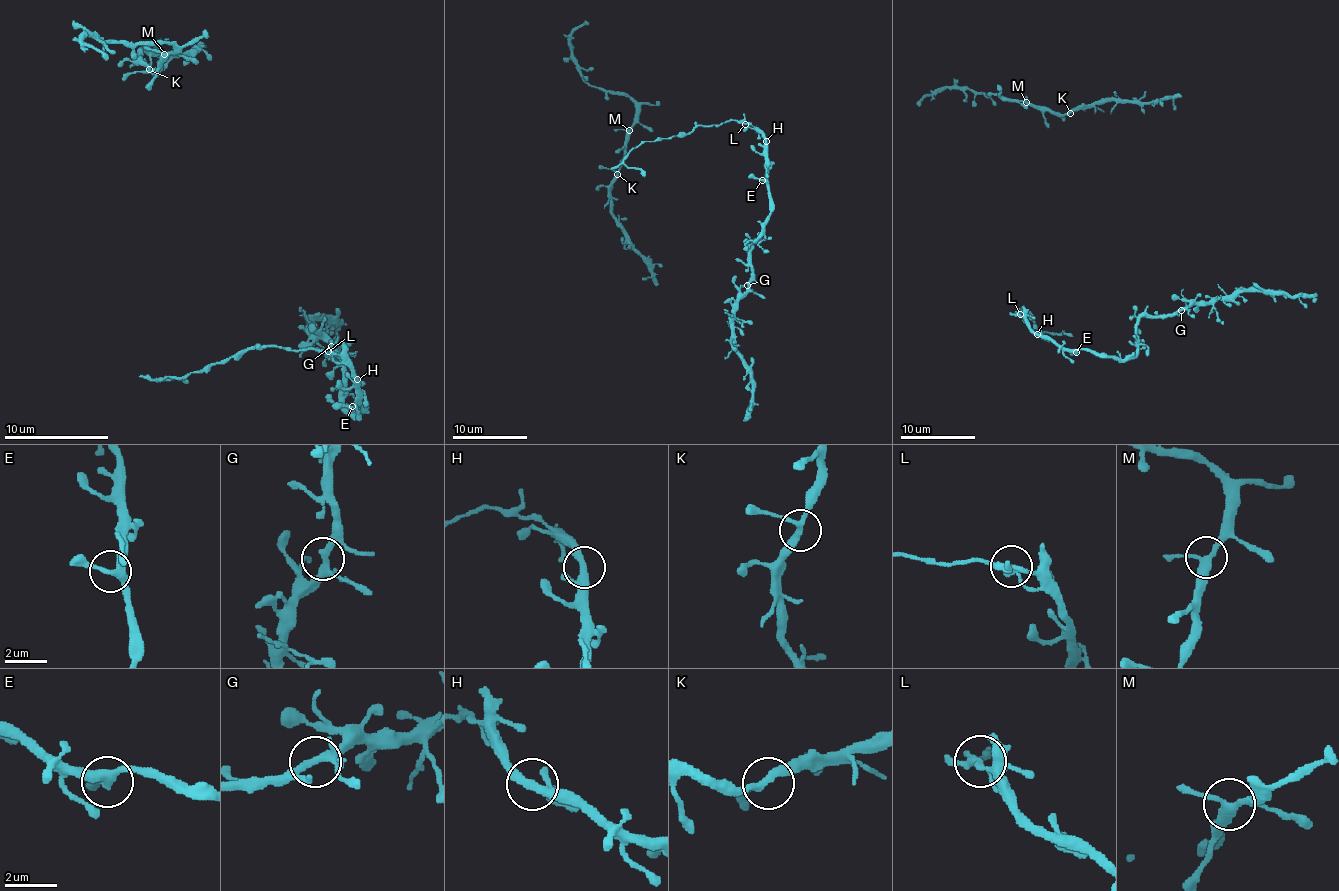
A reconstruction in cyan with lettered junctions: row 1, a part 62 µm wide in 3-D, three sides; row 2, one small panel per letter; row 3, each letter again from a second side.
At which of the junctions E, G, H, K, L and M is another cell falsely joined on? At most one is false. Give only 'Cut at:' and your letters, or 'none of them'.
Cut at: L

